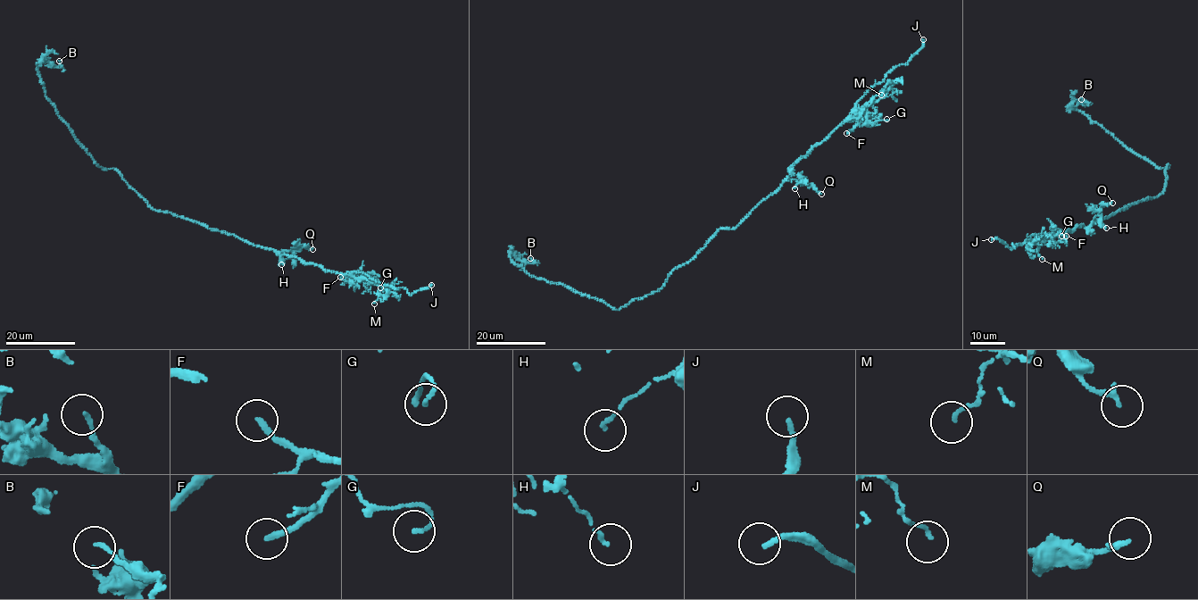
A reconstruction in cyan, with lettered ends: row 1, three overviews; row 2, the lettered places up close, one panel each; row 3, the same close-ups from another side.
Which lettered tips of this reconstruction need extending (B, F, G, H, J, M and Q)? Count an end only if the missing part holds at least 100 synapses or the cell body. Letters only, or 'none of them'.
J

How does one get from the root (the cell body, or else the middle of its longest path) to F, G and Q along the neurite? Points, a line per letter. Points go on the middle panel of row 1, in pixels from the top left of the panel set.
F: (708, 240), (720, 229), (734, 228), (781, 185), (789, 175), (788, 169), (859, 111), (857, 124), (846, 133)
G: (708, 240), (720, 229), (734, 228), (781, 185), (788, 169), (854, 112), (863, 112), (871, 121), (886, 119)
Q: (708, 240), (720, 229), (734, 228), (786, 179), (811, 184), (821, 194)

